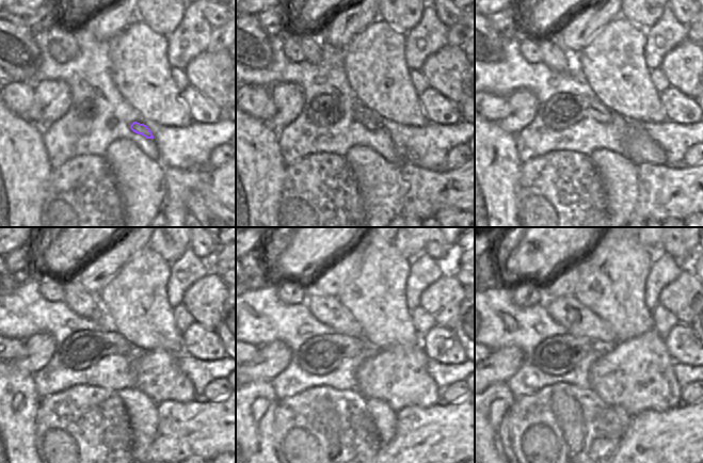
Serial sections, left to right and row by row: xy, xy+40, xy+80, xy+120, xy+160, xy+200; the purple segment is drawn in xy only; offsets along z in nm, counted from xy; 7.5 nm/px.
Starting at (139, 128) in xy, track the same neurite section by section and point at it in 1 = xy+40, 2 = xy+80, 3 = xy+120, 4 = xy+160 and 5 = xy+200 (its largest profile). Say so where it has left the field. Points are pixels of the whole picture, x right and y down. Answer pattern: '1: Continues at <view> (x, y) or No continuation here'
1: Continues at xy+40 (363, 114)
2: Continues at xy+80 (561, 111)
3: Continues at xy+120 (83, 349)
4: Continues at xy+160 (321, 354)
5: Continues at xy+200 (557, 355)

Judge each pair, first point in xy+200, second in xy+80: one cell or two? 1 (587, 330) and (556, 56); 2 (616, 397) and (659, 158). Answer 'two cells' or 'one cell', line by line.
1: one cell
2: one cell

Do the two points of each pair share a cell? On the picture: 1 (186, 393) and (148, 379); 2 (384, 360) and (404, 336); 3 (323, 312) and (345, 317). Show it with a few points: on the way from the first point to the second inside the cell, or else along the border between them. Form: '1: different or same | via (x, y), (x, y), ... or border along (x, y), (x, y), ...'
1: same | via (176, 386), (158, 378)
2: different | border along (420, 341), (414, 345), (392, 345), (383, 349)
3: same | via (329, 312), (339, 314)

